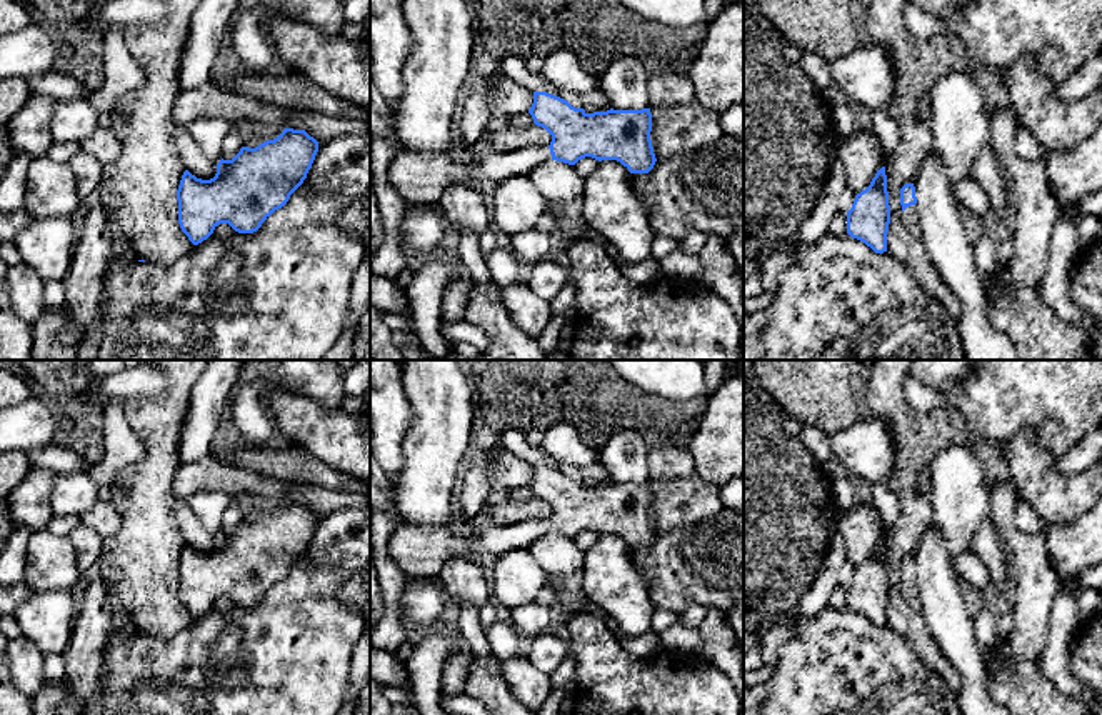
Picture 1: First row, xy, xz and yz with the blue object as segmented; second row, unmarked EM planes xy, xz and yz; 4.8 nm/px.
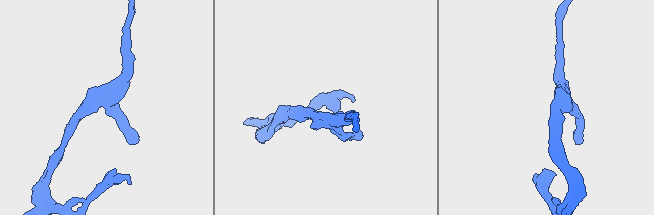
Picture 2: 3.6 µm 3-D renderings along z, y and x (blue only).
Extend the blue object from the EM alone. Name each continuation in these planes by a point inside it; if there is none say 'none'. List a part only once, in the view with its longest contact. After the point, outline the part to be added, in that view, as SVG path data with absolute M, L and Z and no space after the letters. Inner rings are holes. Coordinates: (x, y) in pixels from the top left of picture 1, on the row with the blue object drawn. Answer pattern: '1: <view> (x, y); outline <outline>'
1: xz (417, 177); outline M548 145L523 147L468 163L452 162L447 153L400 150L388 165L387 178L407 203L437 203L452 183L495 187L505 178L527 177L532 168L548 160Z

